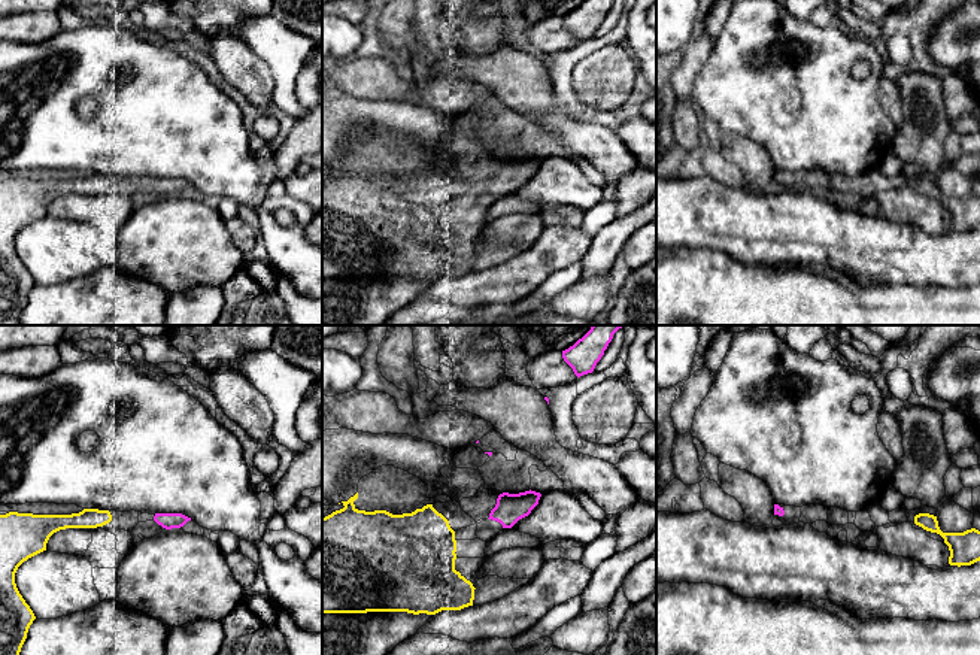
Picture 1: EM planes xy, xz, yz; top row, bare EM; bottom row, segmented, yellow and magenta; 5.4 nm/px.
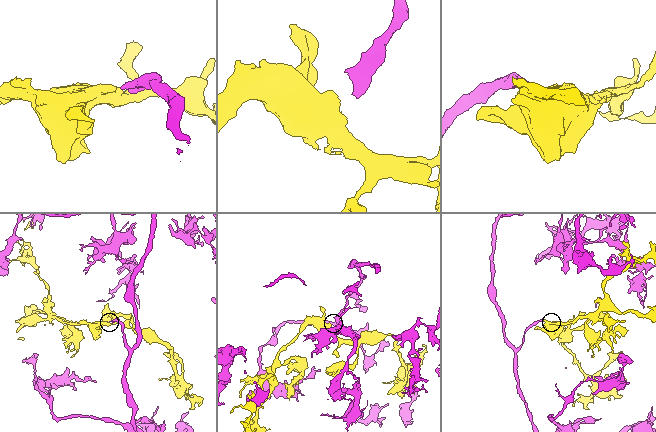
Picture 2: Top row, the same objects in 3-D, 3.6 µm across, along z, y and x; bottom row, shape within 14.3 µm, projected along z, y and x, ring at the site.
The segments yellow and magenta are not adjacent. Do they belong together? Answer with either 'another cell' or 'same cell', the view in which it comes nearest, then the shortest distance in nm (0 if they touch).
same cell | xz | 200 nm

